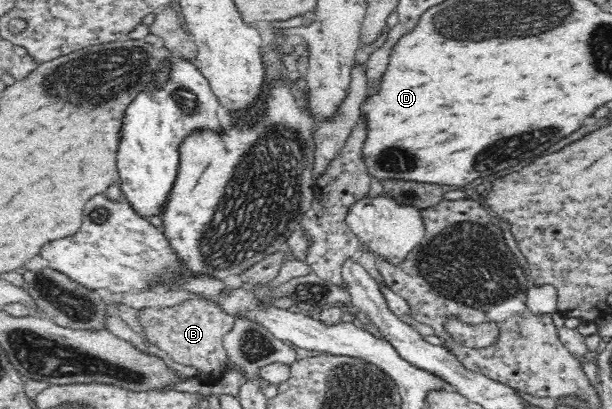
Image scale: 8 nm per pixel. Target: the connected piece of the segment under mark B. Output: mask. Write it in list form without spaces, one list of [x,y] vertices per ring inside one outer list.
[[[187,299],[180,304],[172,307],[148,307],[136,309],[136,318],[148,338],[148,342],[156,348],[160,348],[162,352],[170,355],[170,358],[178,364],[184,366],[194,366],[198,370],[197,378],[208,384],[216,384],[218,380],[222,380],[224,372],[229,371],[228,362],[230,355],[226,351],[226,347],[222,340],[226,334],[234,328],[235,319],[227,314],[224,314],[216,305],[202,299]]]

